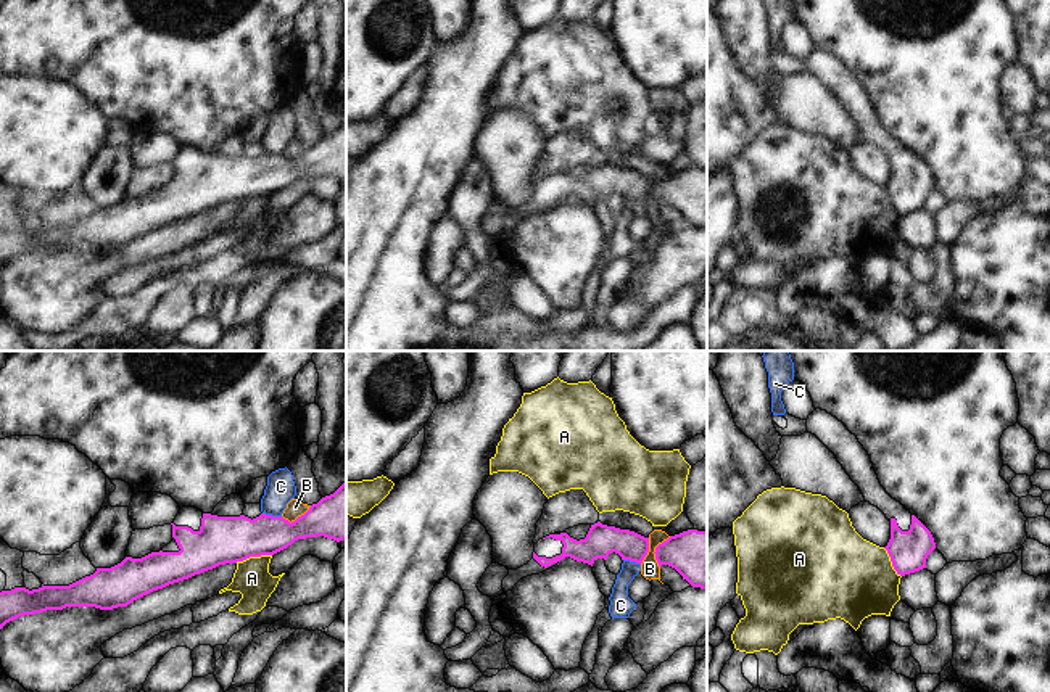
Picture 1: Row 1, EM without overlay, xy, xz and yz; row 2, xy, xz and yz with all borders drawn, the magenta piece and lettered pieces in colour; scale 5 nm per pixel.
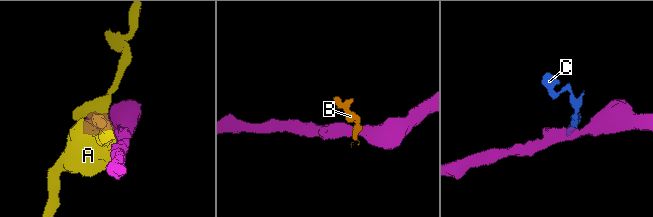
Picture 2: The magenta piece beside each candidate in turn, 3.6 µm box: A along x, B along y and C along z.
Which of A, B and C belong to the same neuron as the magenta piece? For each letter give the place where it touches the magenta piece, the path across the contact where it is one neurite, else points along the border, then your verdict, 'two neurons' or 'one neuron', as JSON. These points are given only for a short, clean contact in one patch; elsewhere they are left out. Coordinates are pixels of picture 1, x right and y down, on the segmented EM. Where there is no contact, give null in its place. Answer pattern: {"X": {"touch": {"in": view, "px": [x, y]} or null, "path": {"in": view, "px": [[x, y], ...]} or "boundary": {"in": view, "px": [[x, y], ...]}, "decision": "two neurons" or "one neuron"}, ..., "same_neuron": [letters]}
{"A": {"touch": {"in": "xy", "px": [253, 556]}, "decision": "two neurons"}, "B": {"touch": {"in": "xz", "px": [656, 551]}, "boundary": {"in": "xz", "px": [[670, 536], [656, 547], [654, 559], [659, 567]]}, "decision": "two neurons"}, "C": {"touch": {"in": "xy", "px": [272, 517]}, "boundary": {"in": "xy", "px": [[263, 512], [281, 517]]}, "decision": "two neurons"}, "same_neuron": []}

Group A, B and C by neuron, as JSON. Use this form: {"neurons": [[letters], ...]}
{"neurons": [["A"], ["B"], ["C"]]}

